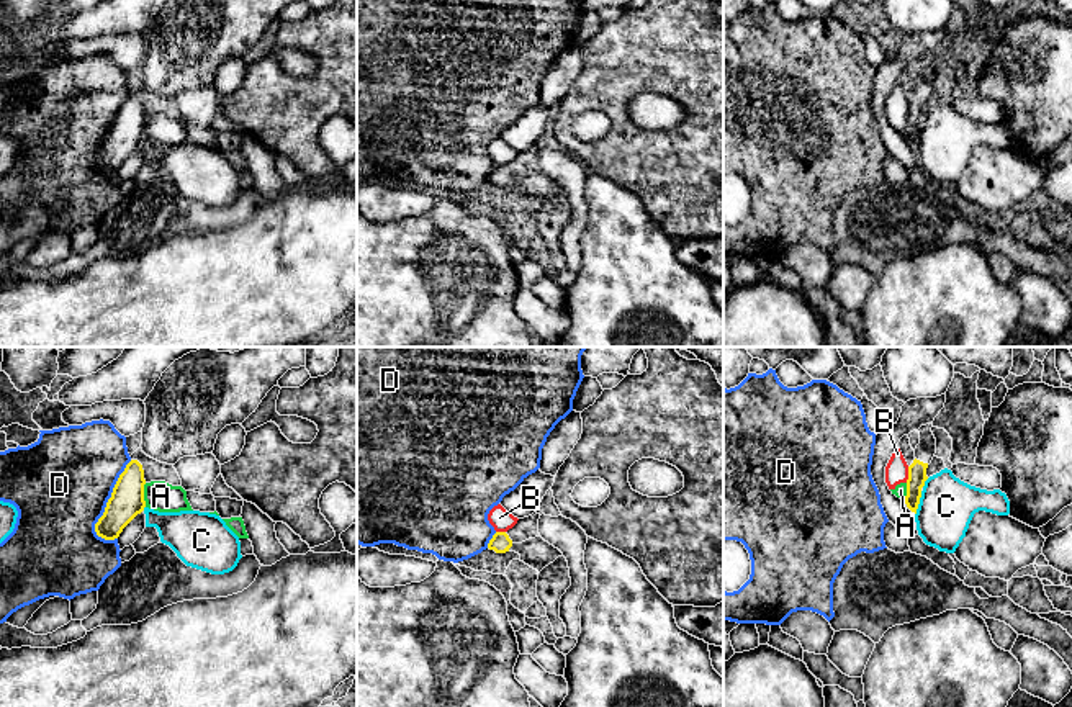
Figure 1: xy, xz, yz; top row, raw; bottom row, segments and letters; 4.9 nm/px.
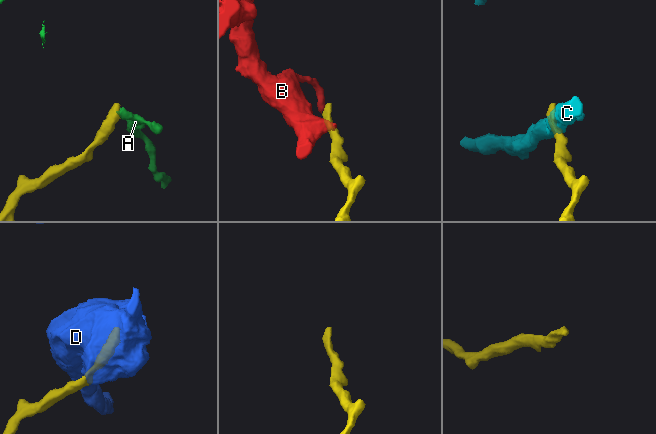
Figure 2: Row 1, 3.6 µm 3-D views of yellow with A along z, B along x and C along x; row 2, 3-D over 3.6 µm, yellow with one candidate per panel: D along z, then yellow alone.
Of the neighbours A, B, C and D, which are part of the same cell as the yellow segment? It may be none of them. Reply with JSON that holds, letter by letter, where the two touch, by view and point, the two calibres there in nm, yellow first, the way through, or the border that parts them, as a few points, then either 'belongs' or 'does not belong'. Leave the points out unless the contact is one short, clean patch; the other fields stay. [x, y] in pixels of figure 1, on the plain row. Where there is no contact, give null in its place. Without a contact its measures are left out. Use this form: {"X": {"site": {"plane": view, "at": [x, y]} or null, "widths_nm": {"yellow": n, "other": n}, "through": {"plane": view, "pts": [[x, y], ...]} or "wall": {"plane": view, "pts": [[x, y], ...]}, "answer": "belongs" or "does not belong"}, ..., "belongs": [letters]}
{"A": {"site": {"plane": "xy", "at": [143, 128]}, "widths_nm": {"yellow": 170, "other": 150}, "wall": {"plane": "xy", "pts": [[146, 117], [144, 139]]}, "answer": "does not belong"}, "B": {"site": {"plane": "yz", "at": [909, 108]}, "widths_nm": {"yellow": 100, "other": 110}, "wall": {"plane": "yz", "pts": [[909, 100], [905, 115]]}, "answer": "does not belong"}, "C": {"site": {"plane": "yz", "at": [918, 136]}, "widths_nm": {"yellow": 100, "other": 280}, "wall": {"plane": "yz", "pts": [[922, 125], [914, 148]]}, "answer": "does not belong"}, "D": {"site": {"plane": "xy", "at": [108, 135]}, "widths_nm": {"yellow": 170, "other": 480}, "answer": "does not belong"}, "belongs": []}

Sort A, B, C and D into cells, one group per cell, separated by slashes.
A B / C / D

